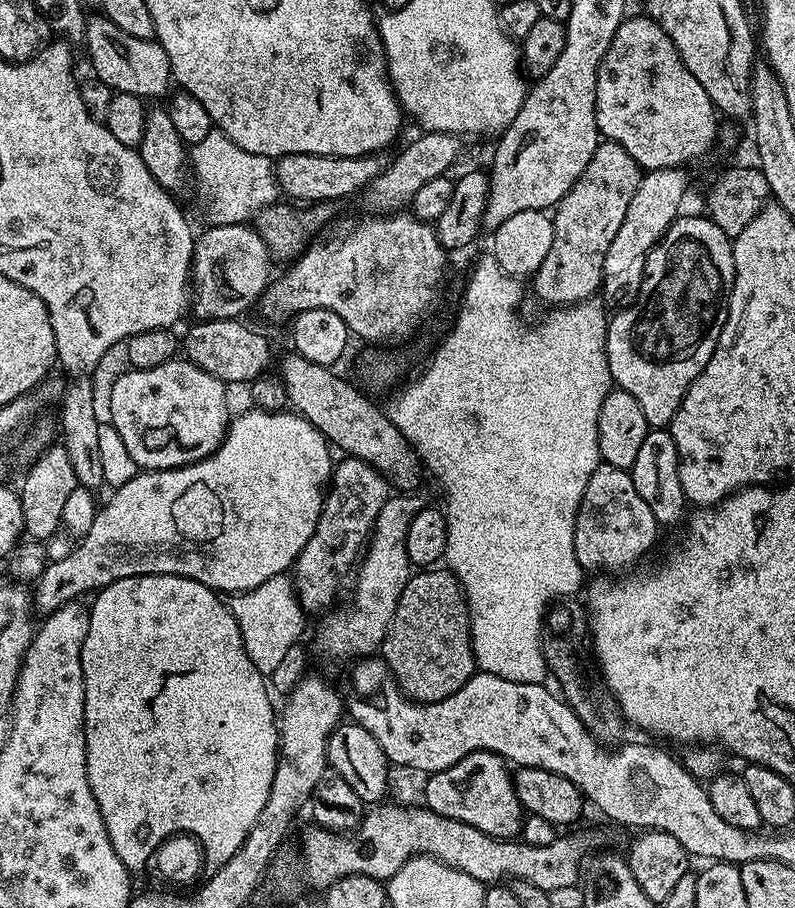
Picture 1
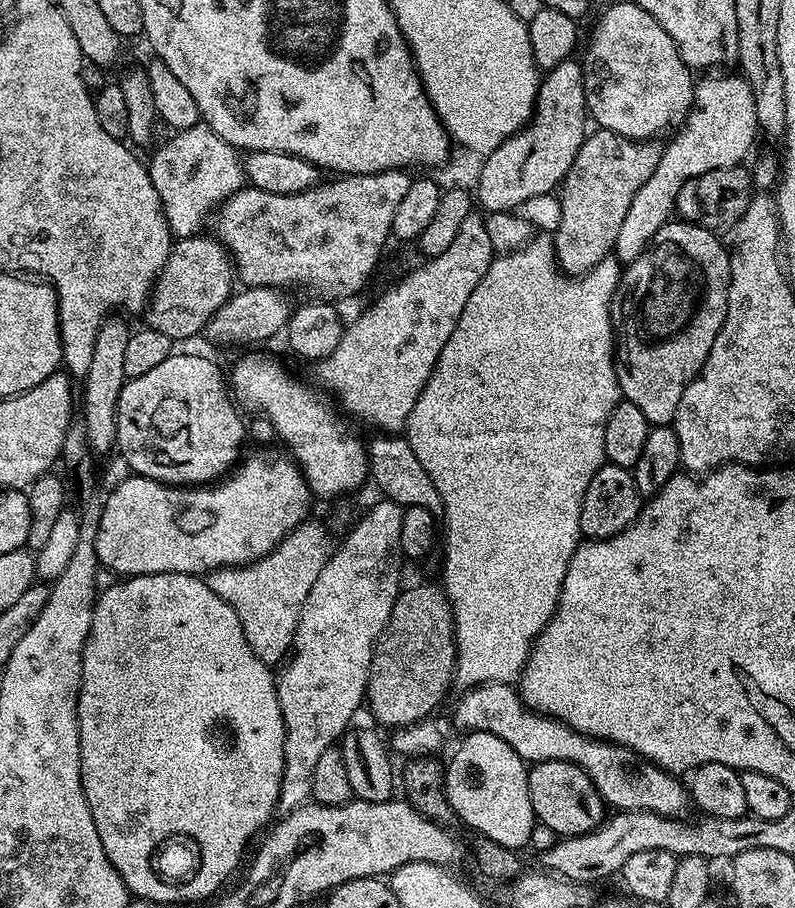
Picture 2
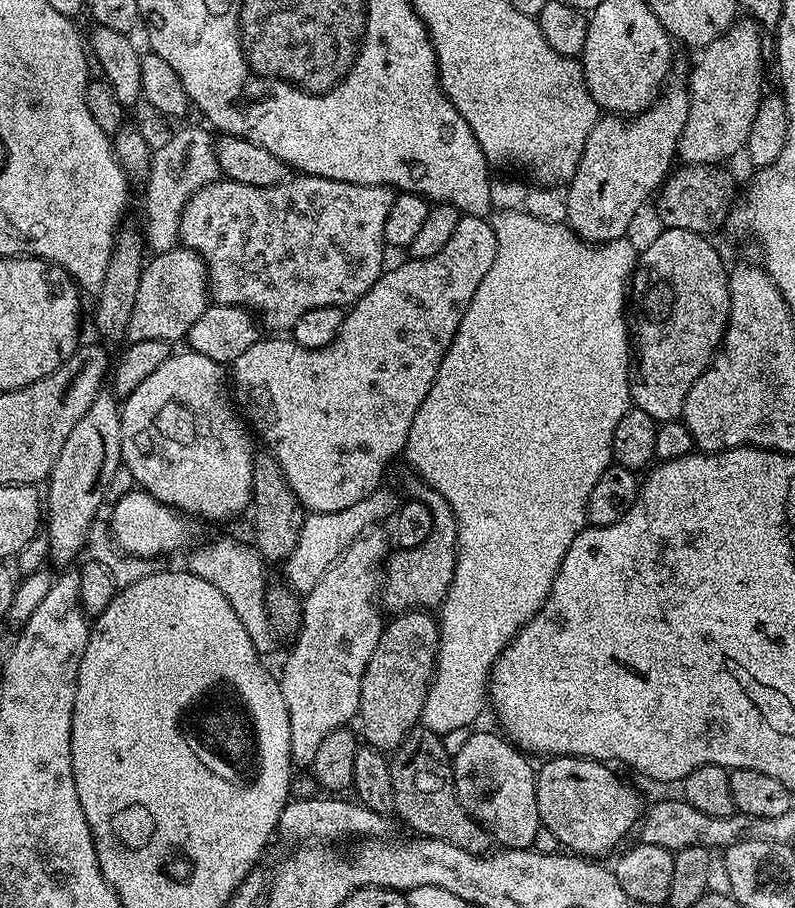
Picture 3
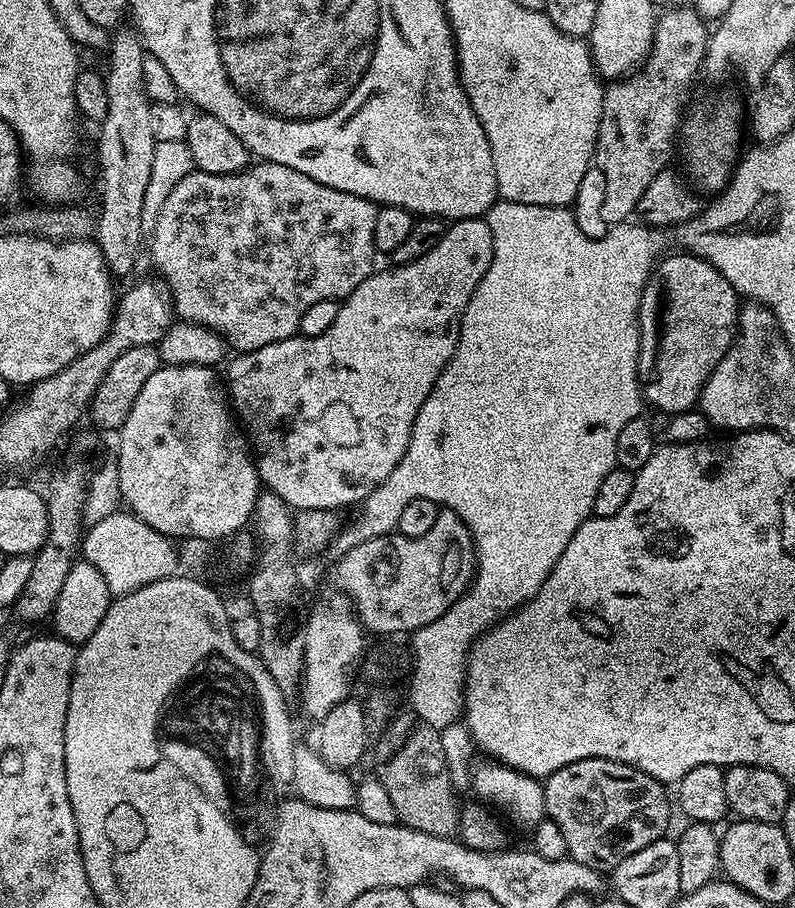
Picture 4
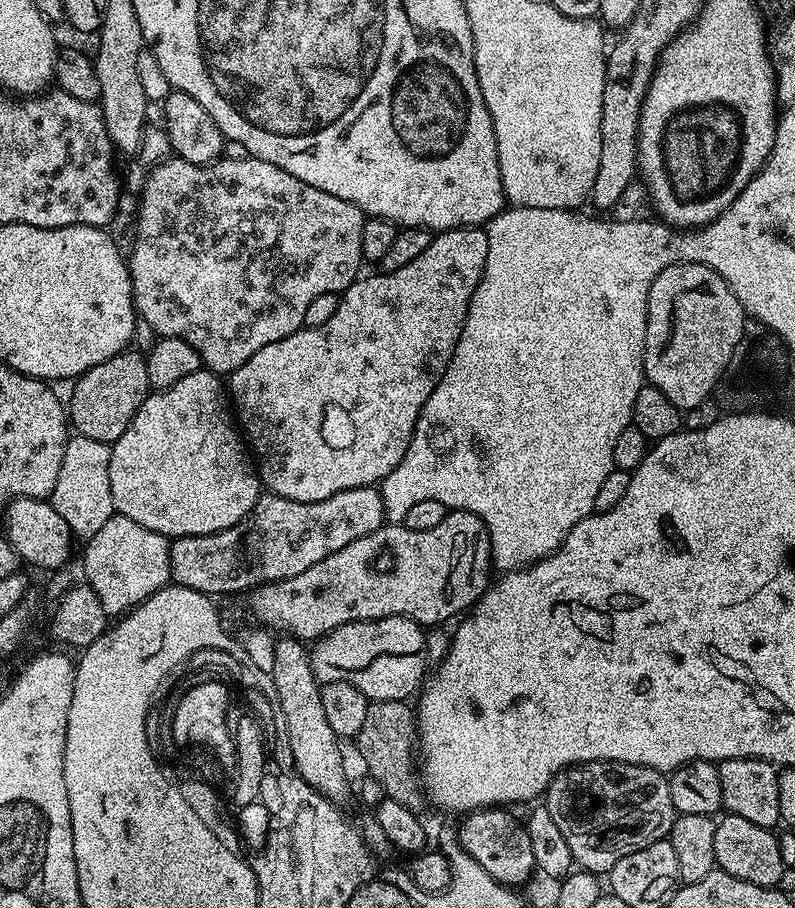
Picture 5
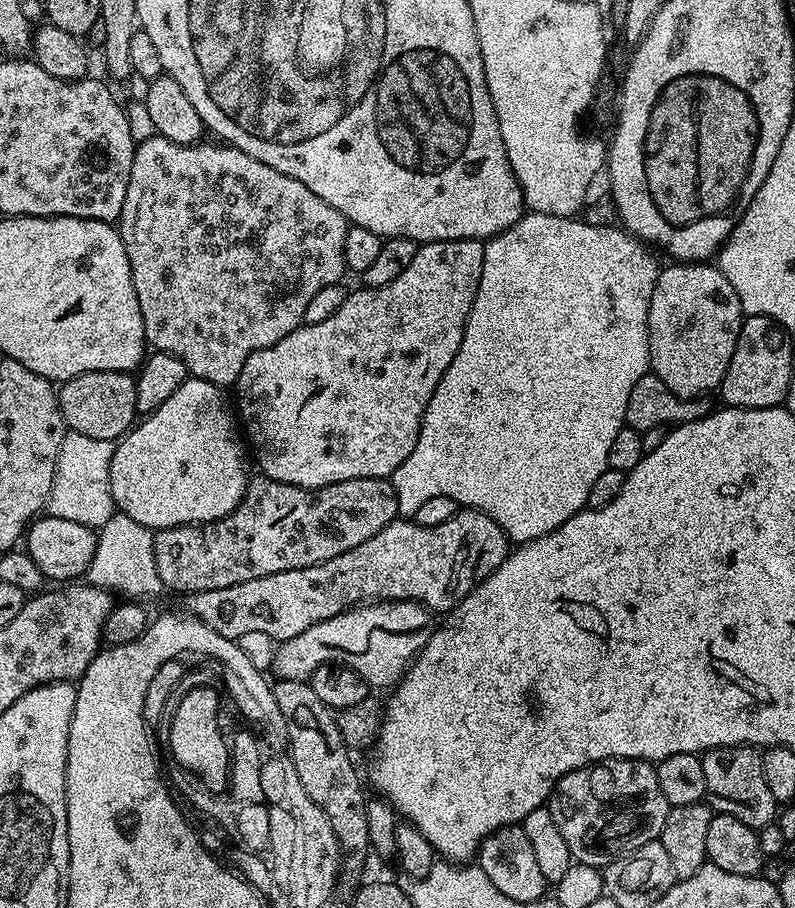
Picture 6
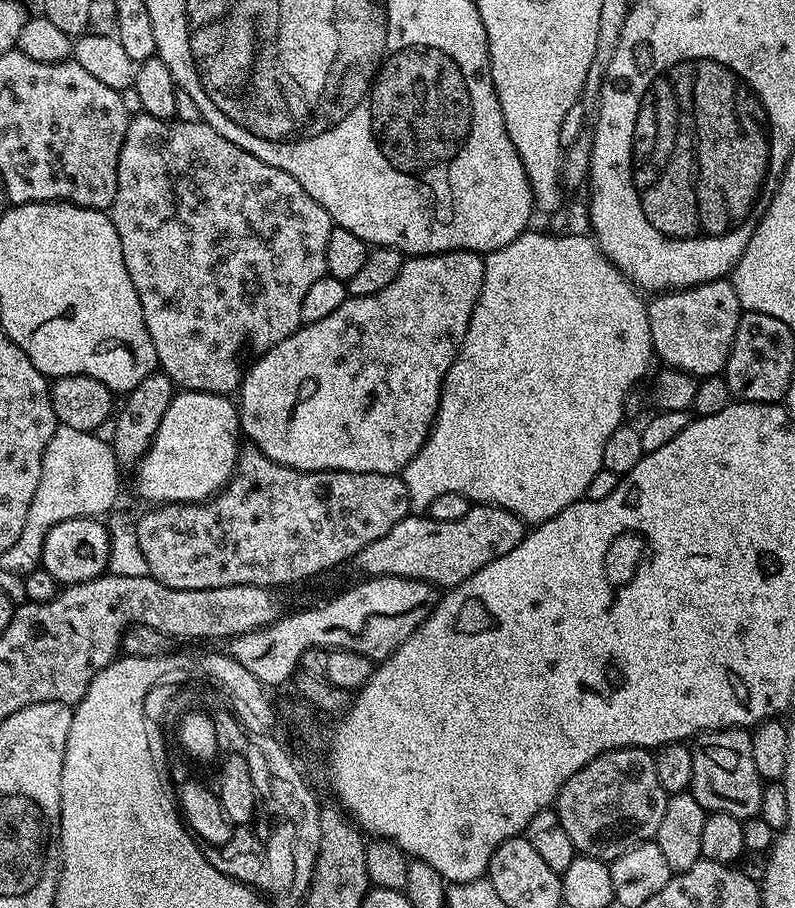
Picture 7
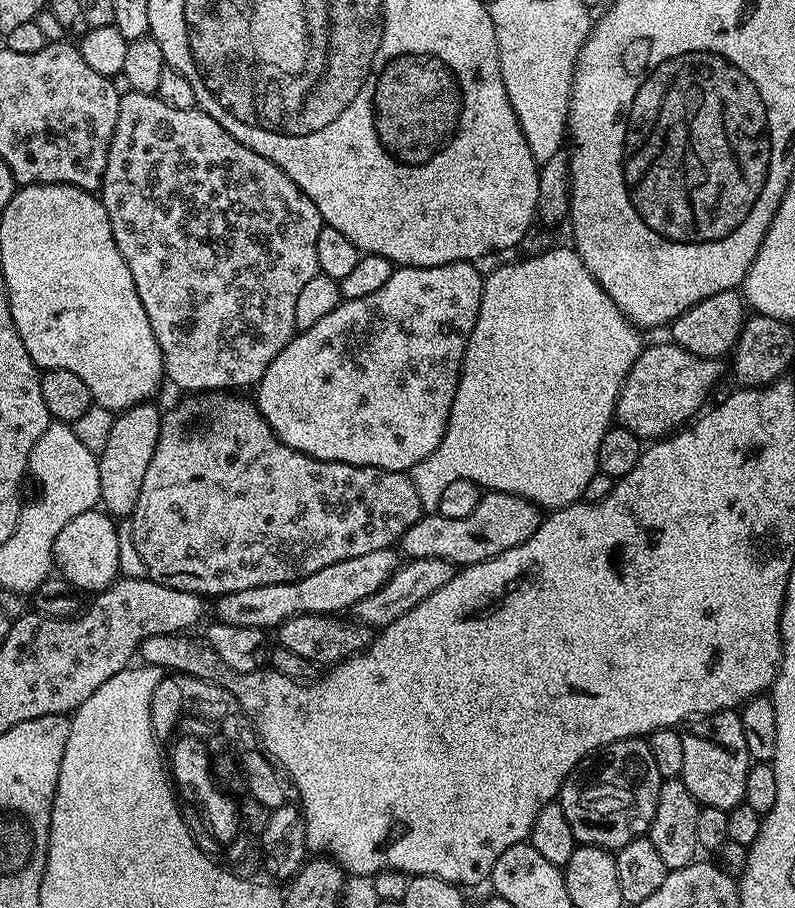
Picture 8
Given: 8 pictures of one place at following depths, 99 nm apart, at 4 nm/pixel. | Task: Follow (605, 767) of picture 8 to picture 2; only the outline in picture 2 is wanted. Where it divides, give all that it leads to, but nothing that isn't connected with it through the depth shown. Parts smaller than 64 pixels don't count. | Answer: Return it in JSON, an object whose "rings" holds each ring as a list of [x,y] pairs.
{"rings":[[[547,760],[528,768],[530,802],[535,819],[550,826],[557,837],[581,836],[599,828],[606,816],[606,805],[594,782],[576,764]]]}

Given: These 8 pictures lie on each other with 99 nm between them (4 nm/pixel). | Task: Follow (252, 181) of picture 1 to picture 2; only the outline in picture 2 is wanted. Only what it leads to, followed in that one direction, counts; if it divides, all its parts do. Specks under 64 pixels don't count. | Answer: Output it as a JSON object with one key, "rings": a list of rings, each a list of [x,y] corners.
{"rings":[[[198,123],[193,127],[179,129],[172,134],[172,138],[149,159],[148,169],[151,181],[159,194],[163,206],[164,217],[173,235],[179,239],[195,235],[208,213],[219,207],[234,193],[240,191],[245,185],[243,163],[237,149],[225,142],[220,135],[213,132],[213,128],[205,123]]]}

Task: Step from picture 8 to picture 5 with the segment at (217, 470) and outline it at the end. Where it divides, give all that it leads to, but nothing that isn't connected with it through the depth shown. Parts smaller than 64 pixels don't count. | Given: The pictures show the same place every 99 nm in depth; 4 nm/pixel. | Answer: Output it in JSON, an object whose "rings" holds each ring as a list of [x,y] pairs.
{"rings":[[[376,486],[342,490],[338,494],[330,494],[330,498],[322,502],[294,502],[290,498],[261,494],[246,519],[233,528],[205,536],[175,537],[169,546],[171,583],[198,590],[213,598],[219,597],[219,592],[244,594],[261,582],[294,578],[294,574],[310,570],[314,562],[322,562],[322,558],[342,550],[342,546],[359,545],[366,534],[374,534],[374,530],[384,527],[385,523],[384,503]]]}

